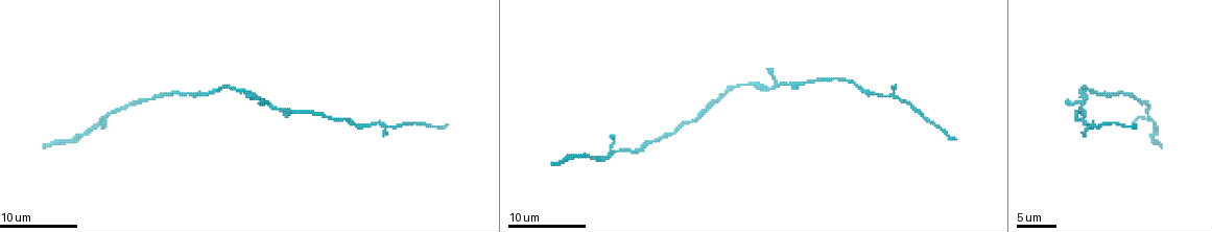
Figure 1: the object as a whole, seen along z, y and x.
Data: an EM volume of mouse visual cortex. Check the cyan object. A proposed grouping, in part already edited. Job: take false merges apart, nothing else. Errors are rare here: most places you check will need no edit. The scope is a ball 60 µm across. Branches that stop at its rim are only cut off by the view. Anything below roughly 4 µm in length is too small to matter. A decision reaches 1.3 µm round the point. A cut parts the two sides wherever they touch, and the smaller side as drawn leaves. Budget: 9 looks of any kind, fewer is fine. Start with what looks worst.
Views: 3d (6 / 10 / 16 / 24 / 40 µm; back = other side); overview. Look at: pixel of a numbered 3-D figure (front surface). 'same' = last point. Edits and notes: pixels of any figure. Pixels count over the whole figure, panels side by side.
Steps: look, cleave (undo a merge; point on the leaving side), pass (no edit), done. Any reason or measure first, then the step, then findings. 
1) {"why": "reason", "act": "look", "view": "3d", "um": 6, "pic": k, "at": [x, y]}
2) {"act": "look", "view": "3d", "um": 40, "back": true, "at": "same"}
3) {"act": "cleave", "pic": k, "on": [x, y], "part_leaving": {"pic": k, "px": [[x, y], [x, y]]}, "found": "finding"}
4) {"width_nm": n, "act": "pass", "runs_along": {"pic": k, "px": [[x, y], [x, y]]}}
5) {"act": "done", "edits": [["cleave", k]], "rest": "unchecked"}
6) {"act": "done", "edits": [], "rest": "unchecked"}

{"why": "calibre changes", "act": "look", "view": "3d", "um": 6, "pic": 1, "at": [649, 142]}

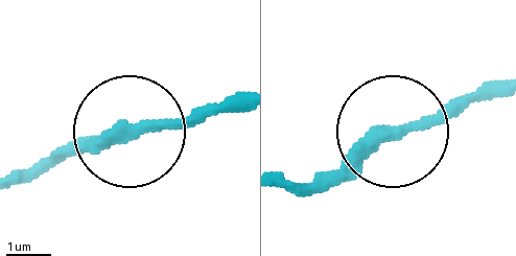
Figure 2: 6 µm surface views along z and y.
{"act": "look", "view": "3d", "um": 6, "back": true, "pic": 2, "at": [136, 129]}

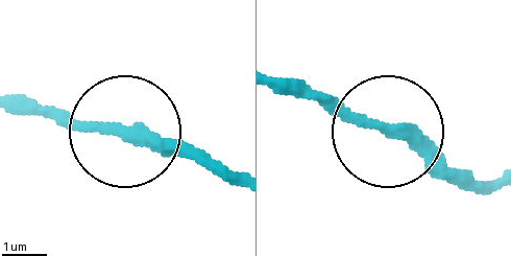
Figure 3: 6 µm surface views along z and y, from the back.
{"width_nm": 270, "act": "pass", "runs_along": {"pic": 3, "px": [[284, 77], [418, 138], [470, 186]]}, "found": "continuous, no second neuron"}

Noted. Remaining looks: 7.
{"why": "sudden change in width", "act": "look", "view": "3d", "um": 16, "pic": 1, "at": [803, 82]}

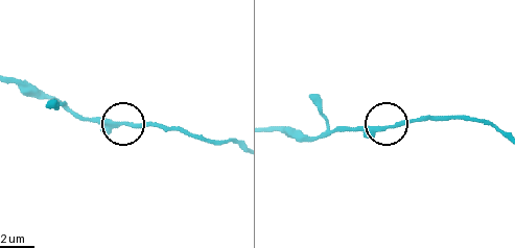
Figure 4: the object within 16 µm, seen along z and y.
{"act": "look", "view": "3d", "um": 16, "back": true, "pic": 4, "at": [123, 124]}

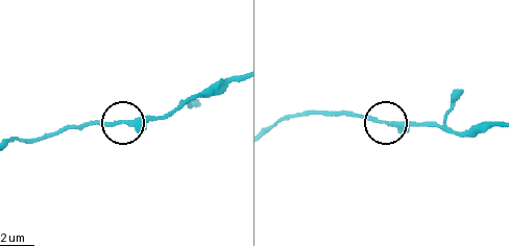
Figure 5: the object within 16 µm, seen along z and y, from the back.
{"act": "pass", "runs_along": {"pic": 5, "px": [[235, 79], [210, 84], [155, 117], [68, 125]]}, "found": "continuous, no second neuron"}

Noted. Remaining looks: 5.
{"act": "look", "view": "3d", "um": 10, "pic": 1, "at": [746, 83]}

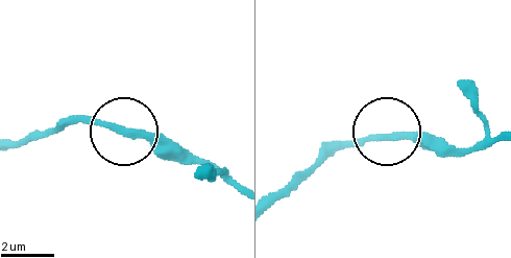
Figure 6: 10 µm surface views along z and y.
{"width_nm": 260, "act": "pass", "found": "one neuron here"}

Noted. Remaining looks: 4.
{"why": "thick turns thin", "act": "look", "view": "3d", "um": 10, "pic": 1, "at": [699, 117]}

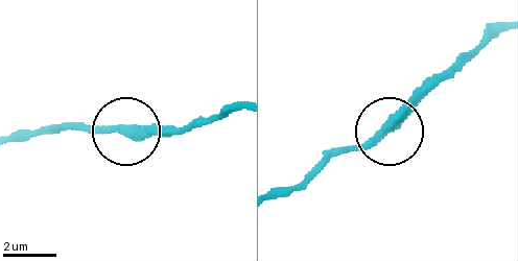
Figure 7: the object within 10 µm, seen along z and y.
{"act": "look", "view": "3d", "um": 6, "pic": 7, "at": [386, 125]}

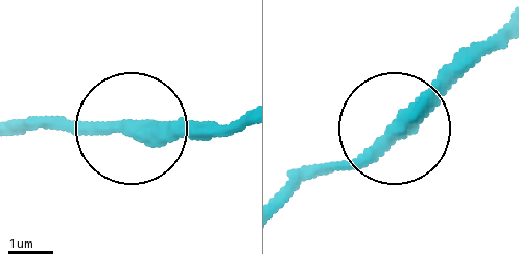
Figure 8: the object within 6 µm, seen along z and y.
{"act": "pass", "runs_along": {"pic": 8, "px": [[239, 118], [41, 125]]}, "found": "continuous, no second neuron"}

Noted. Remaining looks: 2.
{"act": "done", "edits": [], "rest": "unchecked"}

